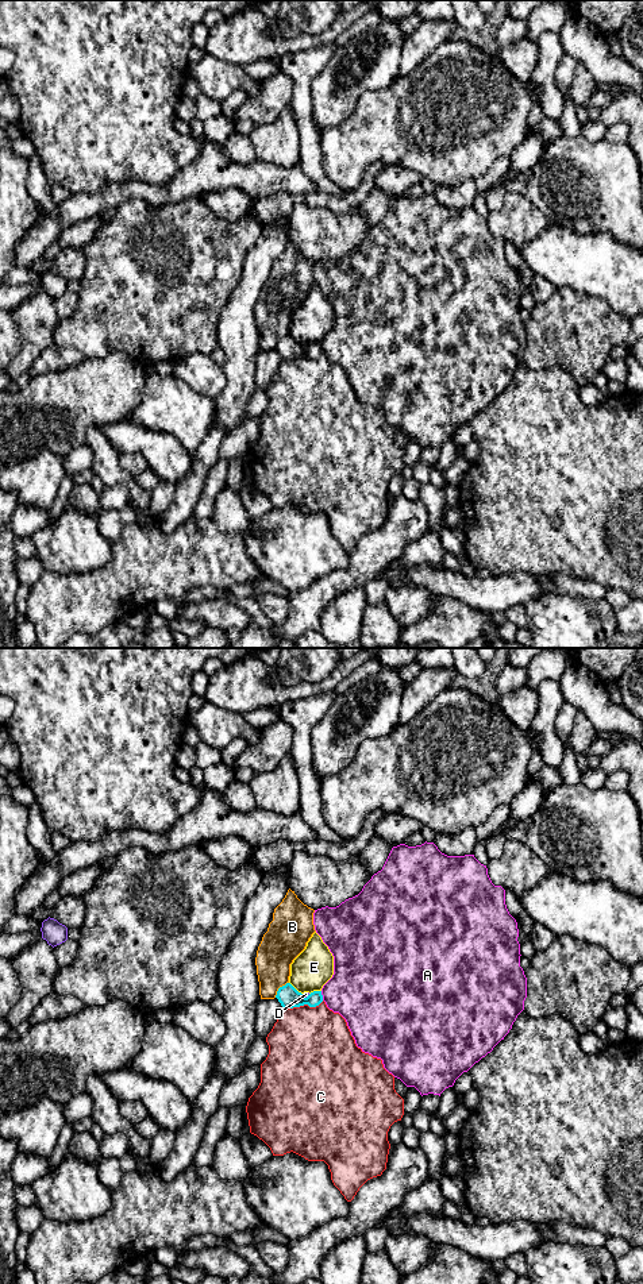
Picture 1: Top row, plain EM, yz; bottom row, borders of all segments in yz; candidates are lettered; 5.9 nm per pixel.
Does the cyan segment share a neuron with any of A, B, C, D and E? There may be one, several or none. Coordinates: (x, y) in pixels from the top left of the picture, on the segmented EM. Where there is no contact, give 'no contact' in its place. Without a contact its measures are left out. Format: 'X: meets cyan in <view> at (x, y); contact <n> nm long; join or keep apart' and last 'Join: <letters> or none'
A: meets cyan in yz at (322, 995); contact 60 nm long; keep apart
B: meets cyan in yz at (278, 988); contact 130 nm long; keep apart
C: meets cyan in yz at (303, 1005); contact 240 nm long; keep apart
D: meets cyan in yz at (304, 997); contact 60 nm long; keep apart
E: meets cyan in yz at (295, 988); contact 110 nm long; keep apart
Join: none

